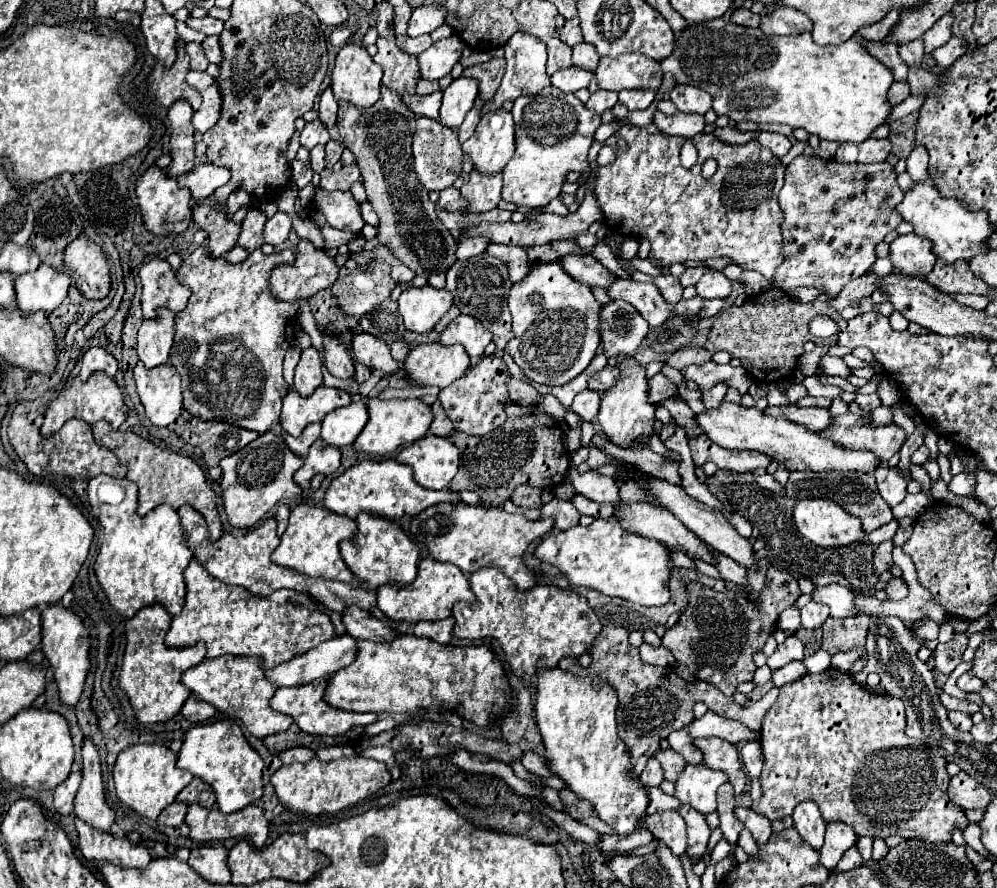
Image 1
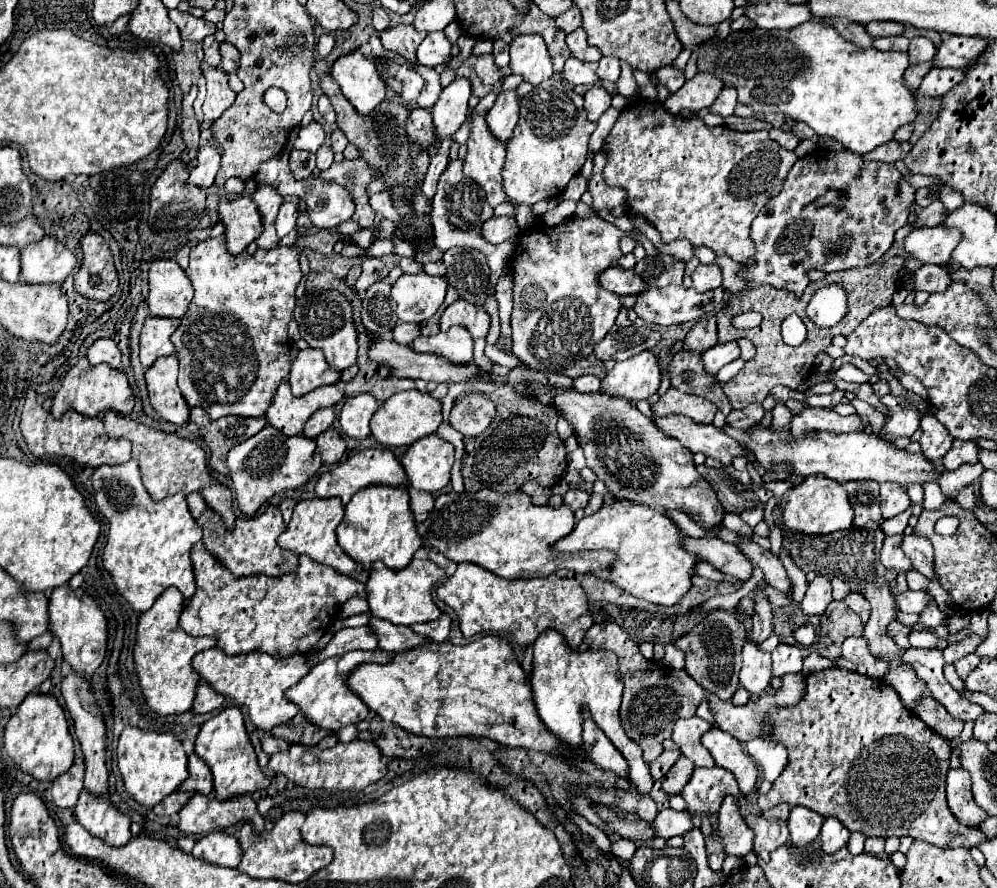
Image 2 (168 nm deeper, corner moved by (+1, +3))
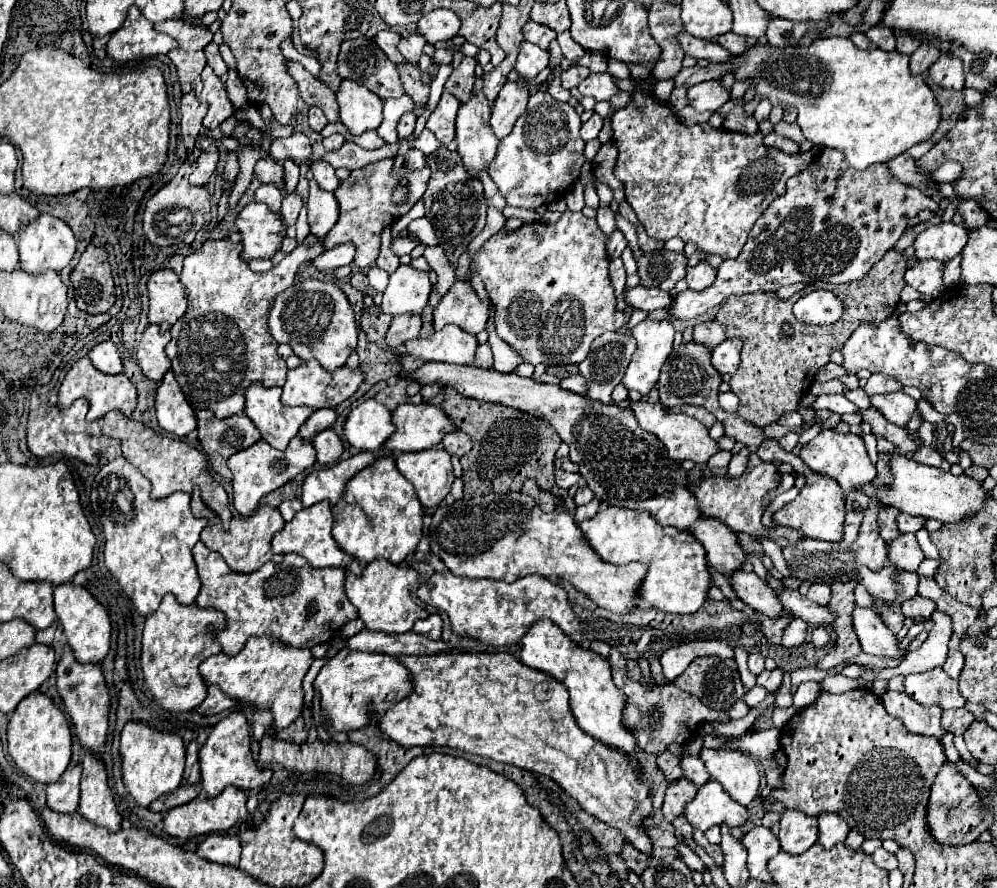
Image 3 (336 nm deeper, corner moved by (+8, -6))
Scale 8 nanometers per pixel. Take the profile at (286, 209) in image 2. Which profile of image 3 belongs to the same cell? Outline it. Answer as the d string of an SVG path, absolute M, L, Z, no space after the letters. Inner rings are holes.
M289 194L289 196L283 200L283 208L281 208L281 218L283 218L287 230L289 230L291 226L295 226L297 216L299 216L299 210L301 210L301 198L299 198L297 194Z

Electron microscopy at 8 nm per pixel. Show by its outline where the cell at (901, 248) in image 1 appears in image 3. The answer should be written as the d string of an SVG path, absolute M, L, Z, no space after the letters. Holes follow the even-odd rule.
M943 222L921 232L915 242L915 258L929 260L935 258L939 262L947 262L955 258L967 244L967 228L955 226L953 222Z

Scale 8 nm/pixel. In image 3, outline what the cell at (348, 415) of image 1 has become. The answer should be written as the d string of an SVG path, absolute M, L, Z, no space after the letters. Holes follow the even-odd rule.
M367 400L353 408L343 426L343 436L353 448L371 452L381 448L393 432L395 426L391 422L391 412L375 400Z

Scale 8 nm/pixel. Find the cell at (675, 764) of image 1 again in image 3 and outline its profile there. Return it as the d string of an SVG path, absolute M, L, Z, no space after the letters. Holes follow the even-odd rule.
M679 778L677 782L671 782L667 786L665 792L665 800L663 800L663 816L667 820L673 820L675 816L683 814L683 806L693 800L697 792L697 786L693 782L689 782L687 778Z

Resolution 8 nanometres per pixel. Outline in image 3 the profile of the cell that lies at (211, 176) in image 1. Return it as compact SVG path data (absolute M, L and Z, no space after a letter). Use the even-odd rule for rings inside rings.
M215 144L211 148L203 148L203 152L201 152L201 156L197 160L197 168L189 176L189 184L193 184L193 186L205 186L209 182L209 178L213 176L213 172L215 172L217 160L219 160L219 154L217 154Z

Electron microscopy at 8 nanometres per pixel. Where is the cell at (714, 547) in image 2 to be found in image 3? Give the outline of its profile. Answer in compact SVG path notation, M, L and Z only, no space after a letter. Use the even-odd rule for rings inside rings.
M735 570L733 576L729 578L729 582L731 582L733 592L753 610L763 612L767 616L779 616L783 612L783 606L777 600L777 594L757 574L747 574L743 570Z

